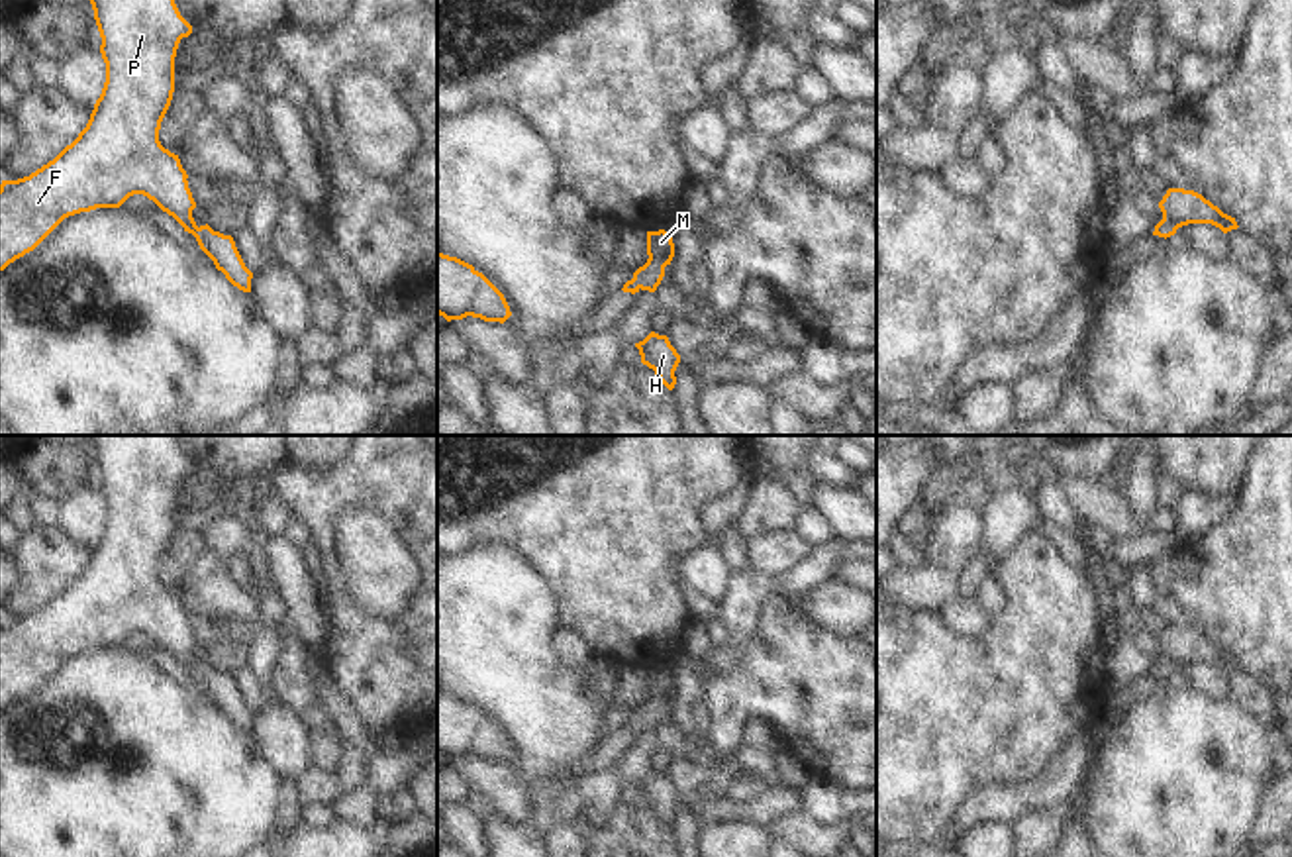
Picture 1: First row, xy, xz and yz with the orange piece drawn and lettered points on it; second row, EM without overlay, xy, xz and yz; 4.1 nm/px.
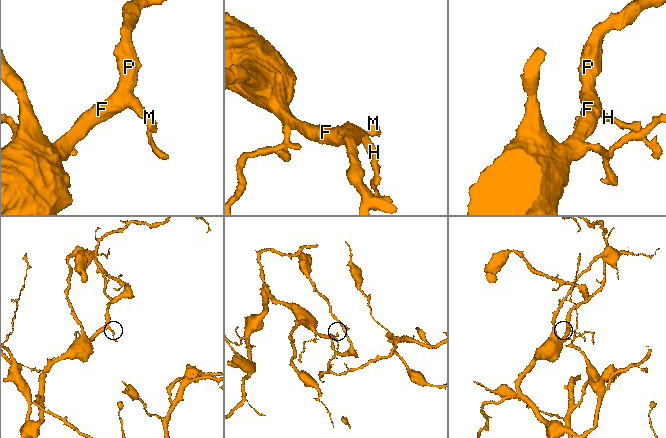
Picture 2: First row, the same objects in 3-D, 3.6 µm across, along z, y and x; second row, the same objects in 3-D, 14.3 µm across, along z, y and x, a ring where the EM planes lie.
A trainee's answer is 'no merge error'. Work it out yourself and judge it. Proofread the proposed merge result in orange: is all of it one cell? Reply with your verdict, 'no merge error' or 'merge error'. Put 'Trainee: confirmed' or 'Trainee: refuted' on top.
Trainee: confirmed
no merge error

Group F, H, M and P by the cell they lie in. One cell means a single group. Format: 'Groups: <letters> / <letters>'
Groups: F H M P.

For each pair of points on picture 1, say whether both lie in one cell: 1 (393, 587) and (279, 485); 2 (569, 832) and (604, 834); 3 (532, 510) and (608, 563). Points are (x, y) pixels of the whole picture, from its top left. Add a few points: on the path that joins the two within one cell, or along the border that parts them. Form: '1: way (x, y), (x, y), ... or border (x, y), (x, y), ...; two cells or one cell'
1: border (365, 506), (336, 522), (342, 579); two cells
2: border (581, 826), (585, 836); two cells
3: way (551, 510), (589, 544); one cell

